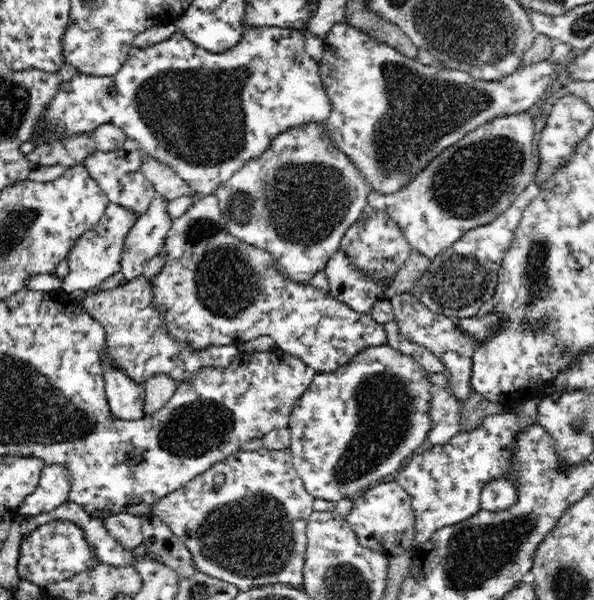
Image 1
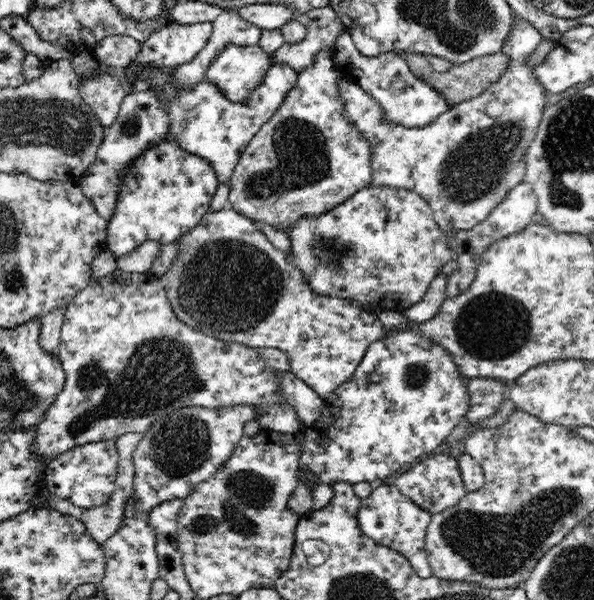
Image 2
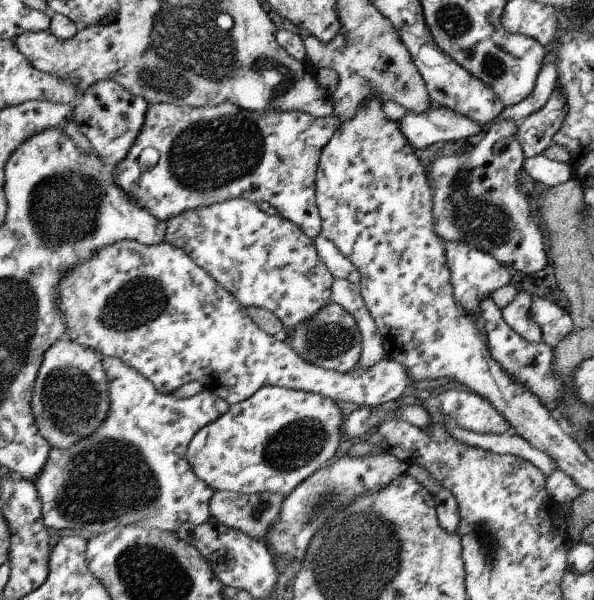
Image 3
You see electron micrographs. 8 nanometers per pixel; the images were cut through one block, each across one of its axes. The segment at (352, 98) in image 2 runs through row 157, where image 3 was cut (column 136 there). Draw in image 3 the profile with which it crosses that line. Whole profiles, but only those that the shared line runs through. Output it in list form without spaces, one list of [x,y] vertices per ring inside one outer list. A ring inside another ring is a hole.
[[[102,357],[102,365],[103,372],[107,376],[107,402],[109,402],[107,412],[105,412],[105,420],[103,420],[102,424],[94,433],[89,434],[87,438],[81,438],[81,440],[78,440],[74,445],[69,446],[69,448],[55,448],[50,446],[49,457],[46,460],[45,468],[38,475],[38,478],[32,481],[37,488],[39,498],[42,499],[43,526],[47,526],[47,528],[53,530],[69,528],[85,536],[90,532],[91,534],[101,534],[115,527],[125,525],[153,527],[162,531],[175,533],[175,530],[185,524],[185,522],[191,522],[197,526],[212,520],[210,518],[210,498],[213,496],[214,491],[194,474],[194,470],[186,458],[186,449],[189,448],[190,441],[193,440],[194,434],[199,429],[217,421],[219,417],[222,417],[227,412],[229,404],[226,402],[226,399],[219,398],[212,391],[205,390],[186,399],[175,398],[171,394],[159,394],[159,391],[150,379],[143,378],[142,374],[139,374],[134,367],[127,366],[122,359]]]

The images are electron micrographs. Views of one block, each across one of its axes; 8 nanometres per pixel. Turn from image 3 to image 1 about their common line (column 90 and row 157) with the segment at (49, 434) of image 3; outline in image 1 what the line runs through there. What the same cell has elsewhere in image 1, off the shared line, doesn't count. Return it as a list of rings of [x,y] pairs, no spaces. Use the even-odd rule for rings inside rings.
[[[348,23],[334,24],[324,41],[325,51],[317,63],[323,88],[331,102],[330,116],[325,121],[329,136],[335,147],[348,155],[359,168],[368,189],[373,188],[381,194],[392,194],[406,187],[434,156],[484,122],[496,116],[532,111],[552,90],[566,81],[565,68],[574,58],[574,48],[570,44],[555,42],[546,60],[519,67],[502,80],[486,81],[476,80],[465,72],[448,67],[422,64]]]

